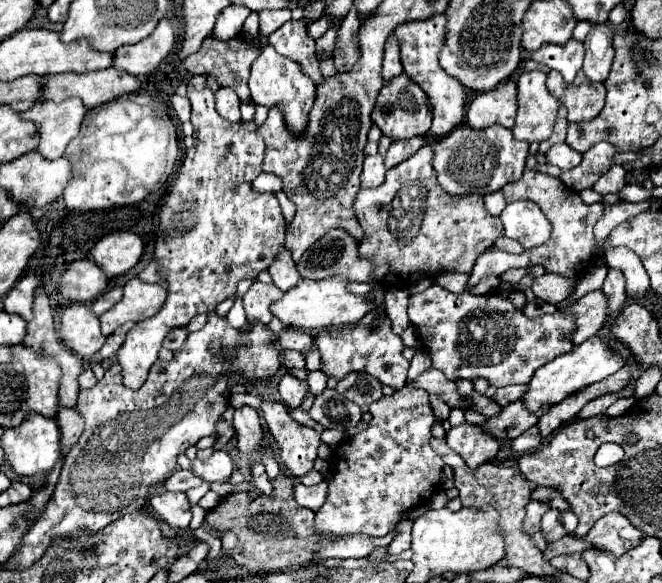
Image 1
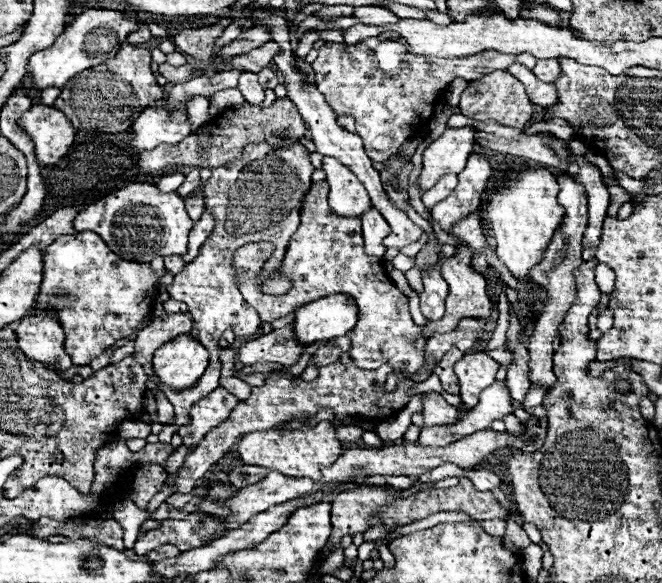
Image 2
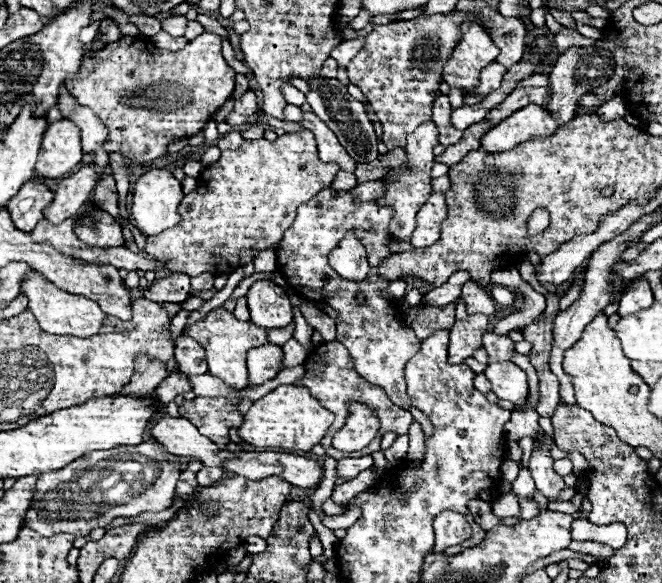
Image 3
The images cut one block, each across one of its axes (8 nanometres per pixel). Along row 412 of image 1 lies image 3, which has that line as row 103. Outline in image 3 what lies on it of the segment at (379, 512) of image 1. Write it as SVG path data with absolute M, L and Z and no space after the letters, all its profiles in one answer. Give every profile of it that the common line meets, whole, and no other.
M454 10L452 14L420 16L420 18L406 20L406 22L390 22L384 26L374 26L374 30L366 36L362 50L346 66L350 84L358 86L364 92L364 96L368 98L368 102L374 106L374 112L384 130L382 142L388 146L388 150L406 146L406 136L412 134L412 130L416 130L422 122L430 120L432 104L436 100L436 90L440 88L442 66L452 56L452 48L460 42L460 26L464 22L472 22L472 24L480 24L486 30L486 26L478 14L458 14L458 16L456 14L458 12Z

